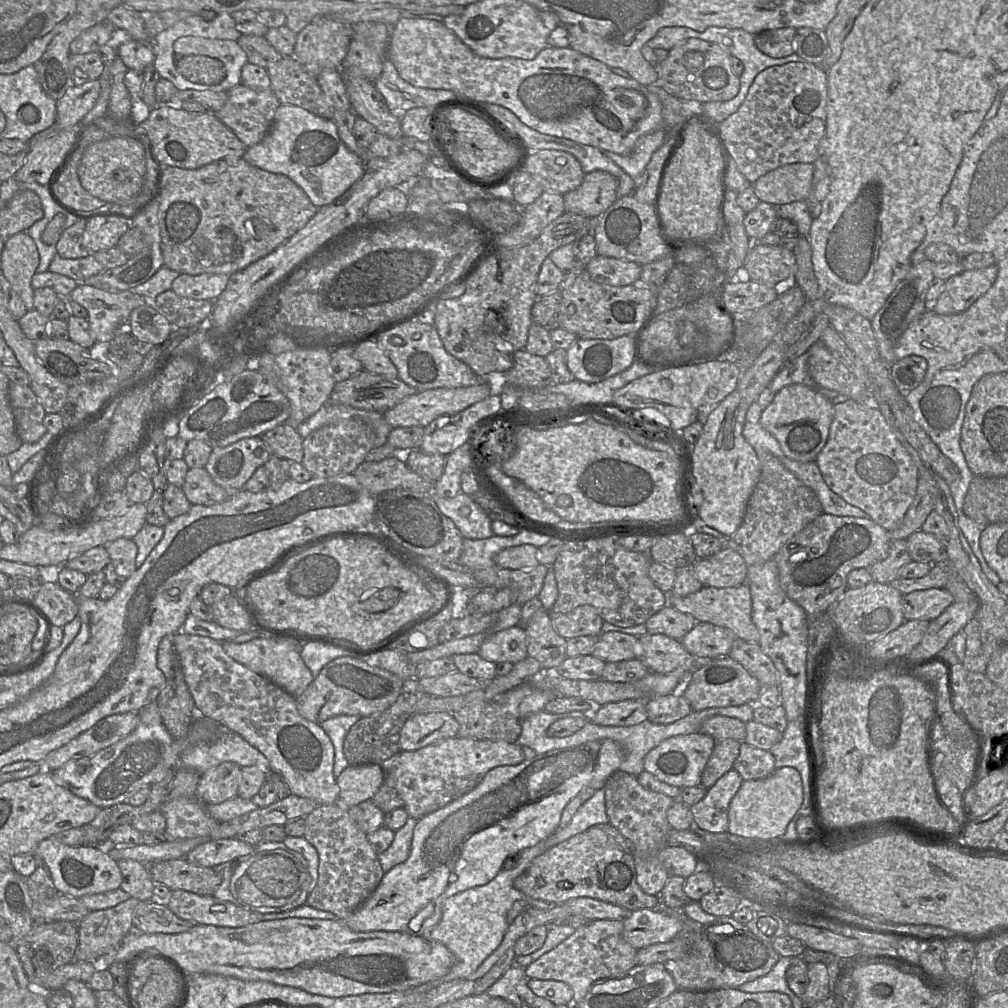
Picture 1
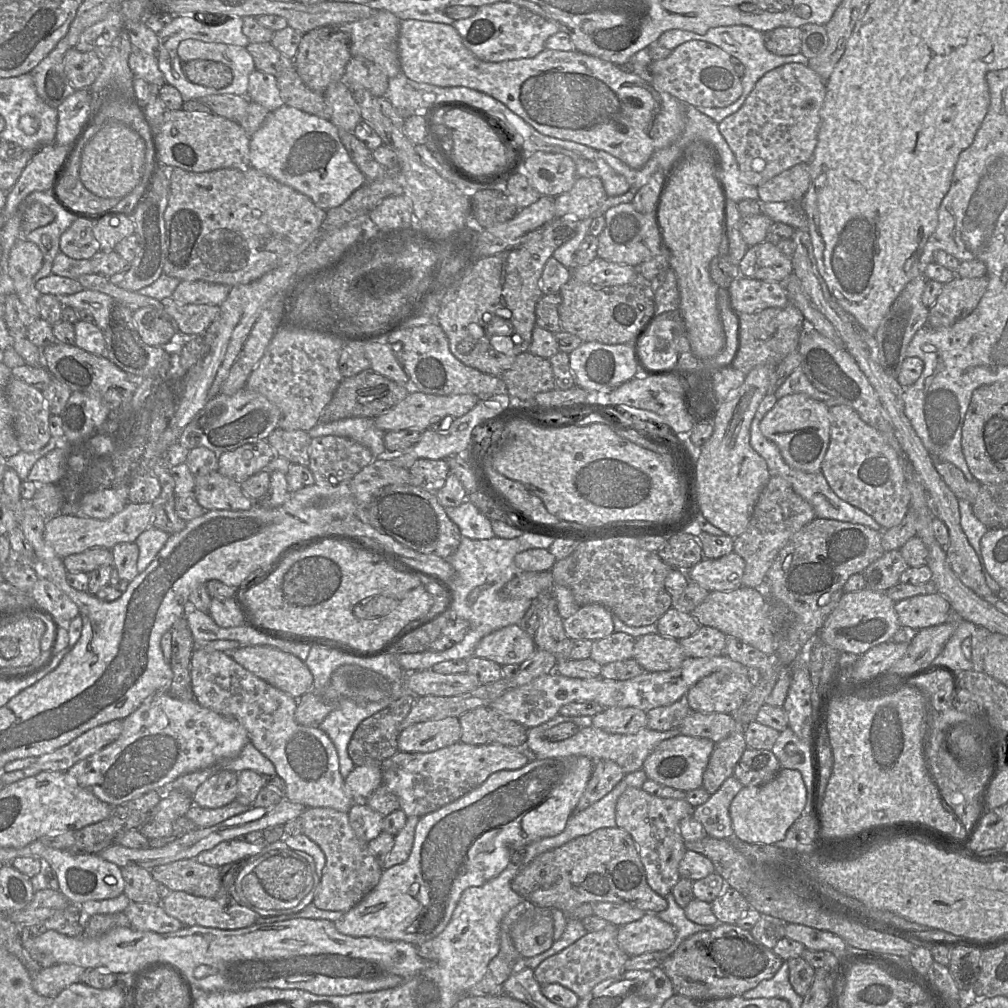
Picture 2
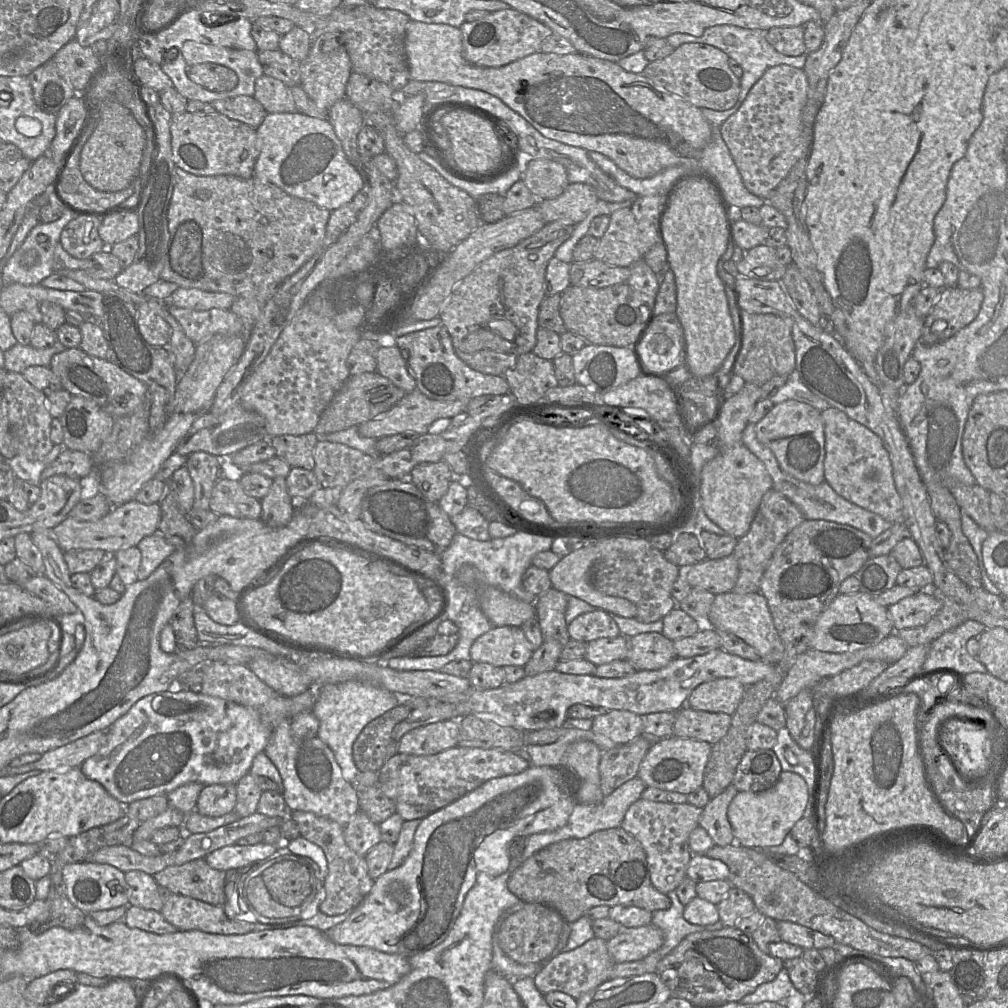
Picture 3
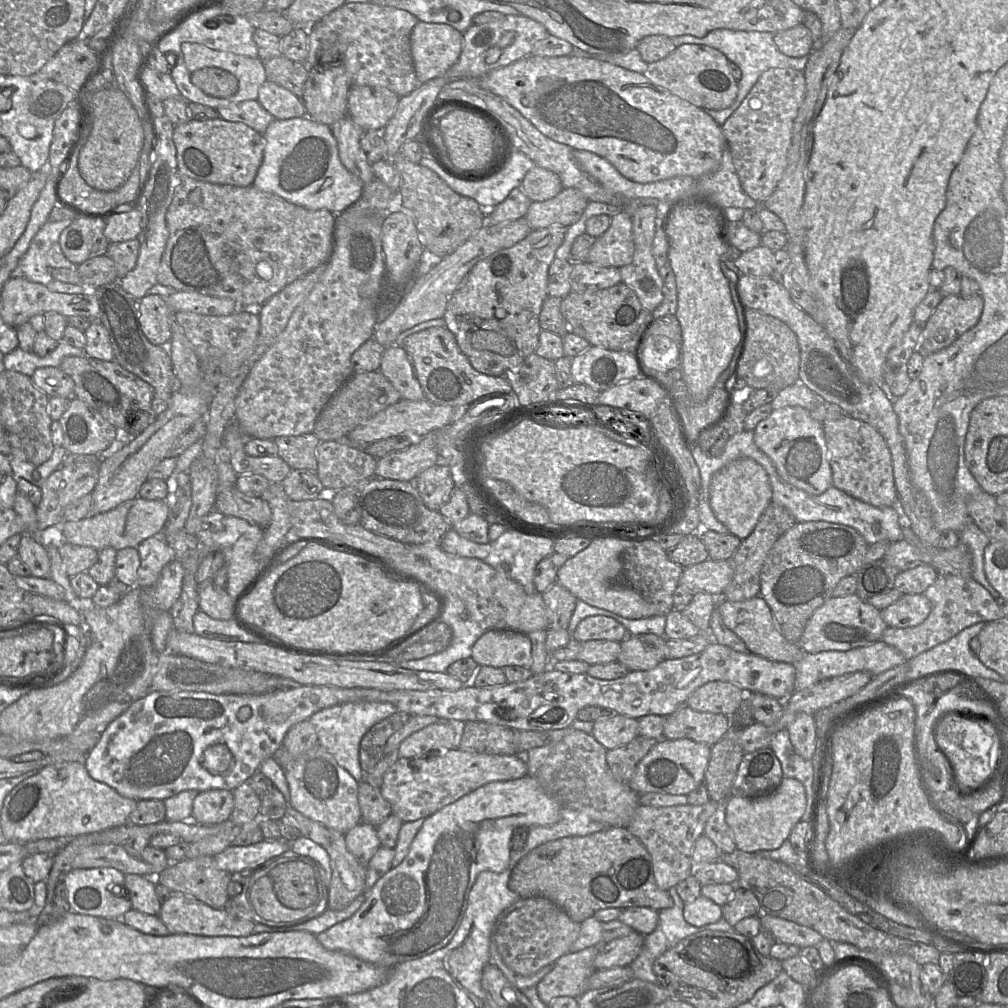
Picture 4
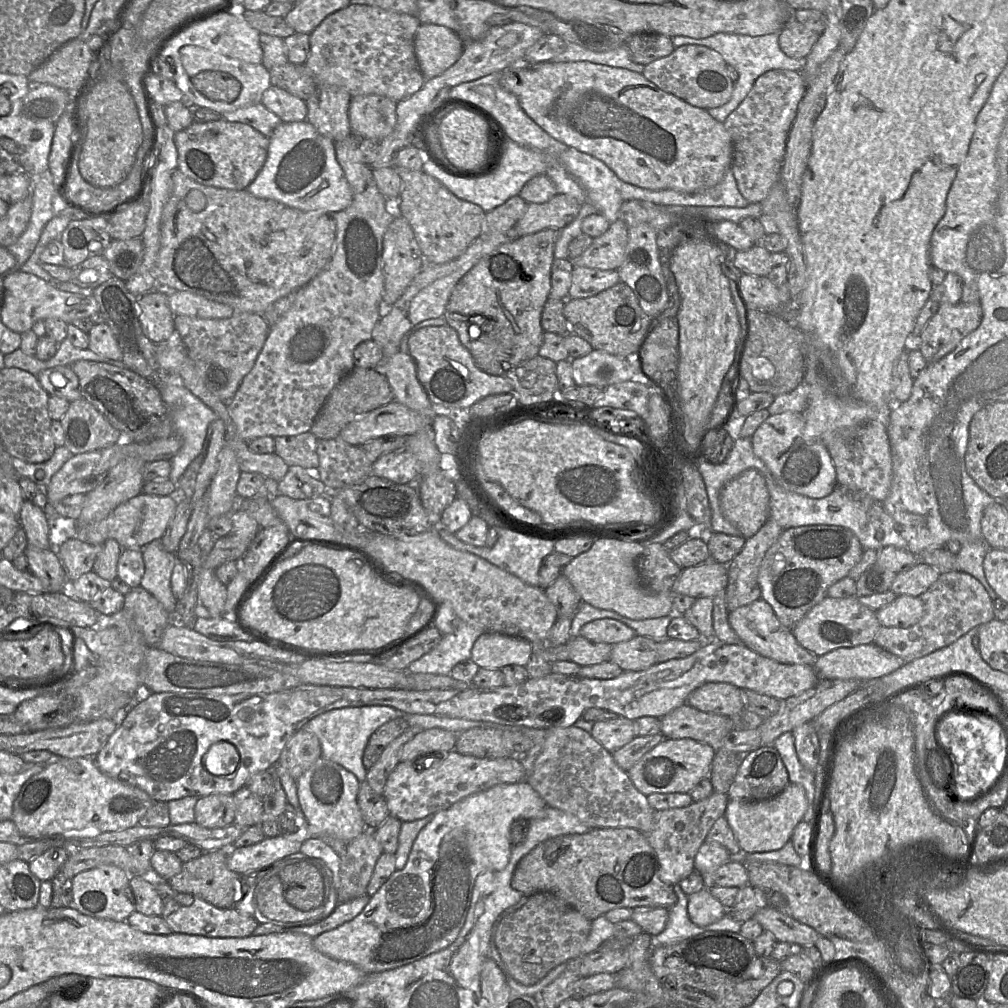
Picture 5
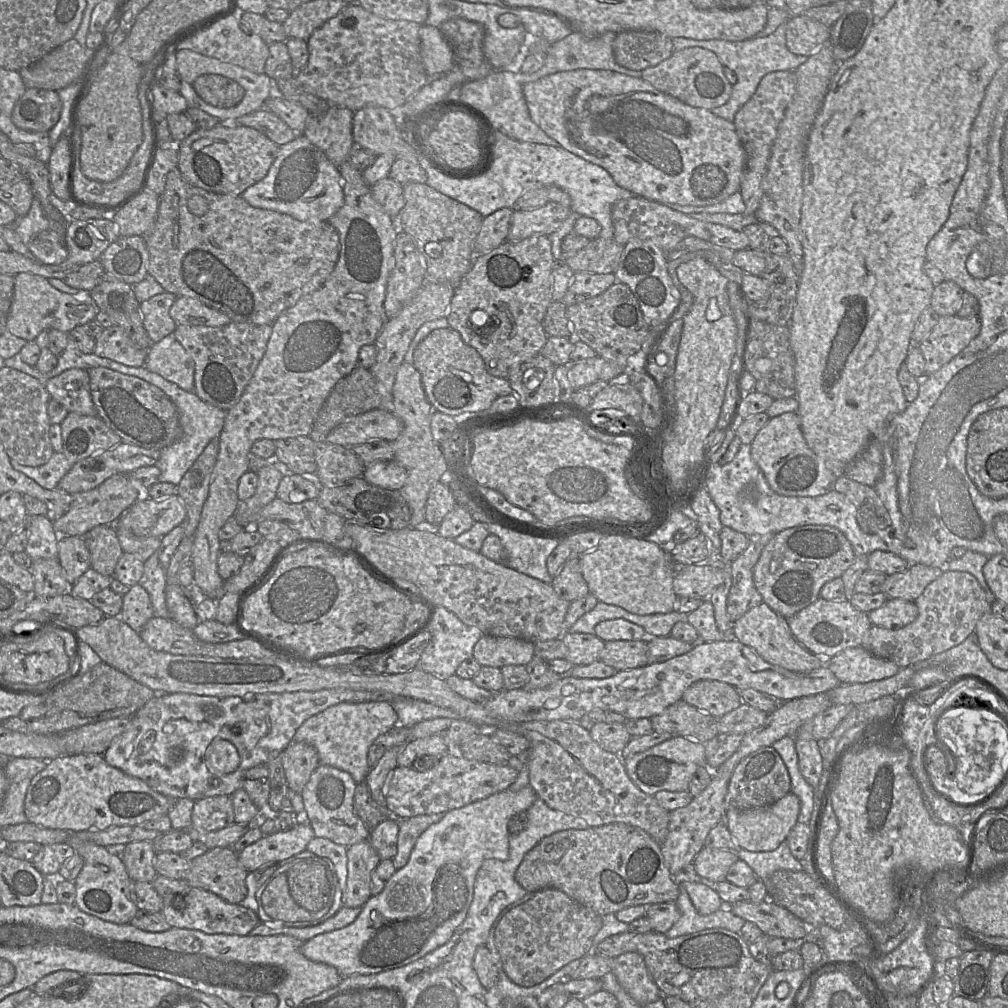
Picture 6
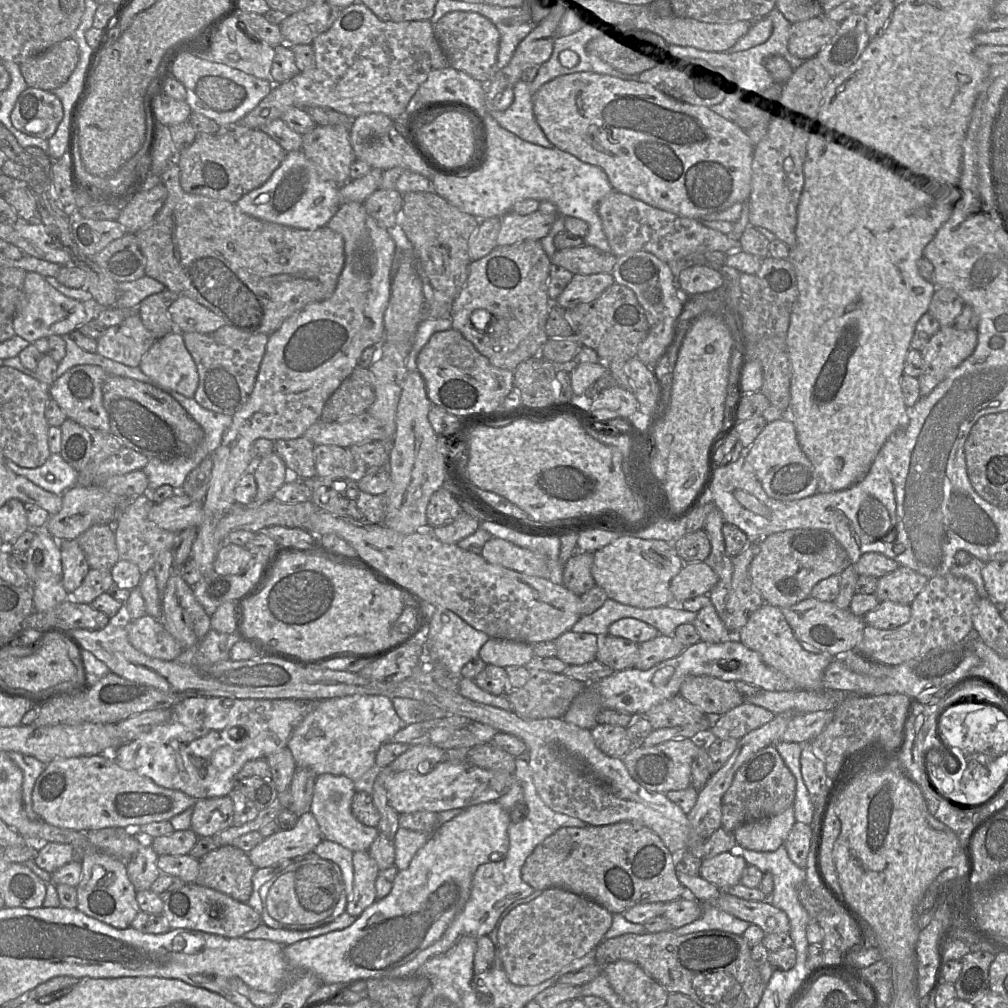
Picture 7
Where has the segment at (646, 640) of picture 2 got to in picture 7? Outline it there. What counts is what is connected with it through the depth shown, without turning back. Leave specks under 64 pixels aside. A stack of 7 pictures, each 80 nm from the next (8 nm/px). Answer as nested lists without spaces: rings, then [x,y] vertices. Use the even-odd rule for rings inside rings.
[[[606,635],[599,639],[596,660],[609,666],[614,672],[635,667],[639,644],[616,636]]]

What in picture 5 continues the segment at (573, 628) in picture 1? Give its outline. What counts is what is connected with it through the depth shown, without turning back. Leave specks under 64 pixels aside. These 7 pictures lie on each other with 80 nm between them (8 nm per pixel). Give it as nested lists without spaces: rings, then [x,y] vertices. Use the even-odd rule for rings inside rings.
[[[598,619],[585,624],[580,636],[597,643],[614,645],[635,637],[636,632],[615,619]]]

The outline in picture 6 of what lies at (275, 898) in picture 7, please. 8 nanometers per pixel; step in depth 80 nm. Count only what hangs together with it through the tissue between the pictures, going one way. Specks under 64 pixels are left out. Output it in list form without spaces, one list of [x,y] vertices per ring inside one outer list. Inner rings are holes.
[[[286,874],[275,876],[261,895],[261,902],[267,915],[275,920],[299,922],[315,920],[325,915],[333,902],[318,911],[308,911],[299,906],[292,898]]]

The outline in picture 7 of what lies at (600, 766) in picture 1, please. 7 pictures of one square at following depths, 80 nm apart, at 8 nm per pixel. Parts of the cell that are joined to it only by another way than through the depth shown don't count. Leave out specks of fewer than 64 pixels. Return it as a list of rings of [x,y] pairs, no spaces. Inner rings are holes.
[[[497,801],[479,803],[464,809],[459,815],[453,819],[442,823],[429,837],[426,844],[415,854],[409,867],[401,870],[396,875],[391,892],[382,899],[377,899],[372,905],[363,911],[363,913],[356,919],[356,921],[349,927],[329,932],[314,938],[308,938],[299,942],[284,946],[284,955],[292,969],[300,970],[302,972],[309,972],[316,975],[323,984],[332,983],[354,983],[355,981],[366,981],[371,978],[387,976],[389,972],[416,957],[420,952],[438,941],[455,917],[462,911],[467,903],[472,886],[472,878],[476,869],[484,863],[490,861],[498,861],[503,859],[509,848],[508,828],[510,825],[509,811],[505,810]]]

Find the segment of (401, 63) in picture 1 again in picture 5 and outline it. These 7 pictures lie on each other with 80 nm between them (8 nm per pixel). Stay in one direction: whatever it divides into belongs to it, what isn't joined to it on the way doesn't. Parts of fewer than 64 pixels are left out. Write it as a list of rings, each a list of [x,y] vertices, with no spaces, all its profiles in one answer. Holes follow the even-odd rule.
[[[420,24],[414,50],[425,80],[435,78],[460,58],[464,42],[453,30],[436,24]],[[588,61],[544,62],[535,65],[513,64],[500,73],[501,87],[514,94],[527,116],[555,140],[604,162],[622,181],[649,190],[671,189],[684,193],[701,193],[719,184],[732,164],[732,142],[723,123],[715,120],[706,109],[690,105],[673,94],[665,92],[647,80],[642,73],[595,64]]]

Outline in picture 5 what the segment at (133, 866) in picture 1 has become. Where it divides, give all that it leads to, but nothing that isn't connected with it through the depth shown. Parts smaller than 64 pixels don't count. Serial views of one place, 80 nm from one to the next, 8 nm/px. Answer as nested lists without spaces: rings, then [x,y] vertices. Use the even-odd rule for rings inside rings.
[[[148,875],[130,876],[129,885],[134,898],[135,910],[148,916],[161,916],[164,902],[155,889],[155,878]]]

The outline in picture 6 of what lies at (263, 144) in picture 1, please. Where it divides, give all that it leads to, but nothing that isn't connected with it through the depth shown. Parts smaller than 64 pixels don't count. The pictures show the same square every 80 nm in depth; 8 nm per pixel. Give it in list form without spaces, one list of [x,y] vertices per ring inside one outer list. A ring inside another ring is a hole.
[[[298,134],[291,142],[280,146],[267,175],[248,187],[241,196],[253,207],[284,213],[301,221],[329,221],[344,204],[343,181],[339,166],[334,165],[303,134]]]

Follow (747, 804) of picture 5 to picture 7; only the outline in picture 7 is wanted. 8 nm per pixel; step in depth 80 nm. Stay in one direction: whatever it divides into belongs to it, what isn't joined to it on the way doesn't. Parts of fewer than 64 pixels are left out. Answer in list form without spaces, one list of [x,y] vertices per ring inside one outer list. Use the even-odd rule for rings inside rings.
[[[794,807],[782,813],[745,823],[733,832],[738,847],[753,851],[773,852],[784,845],[796,822]]]

